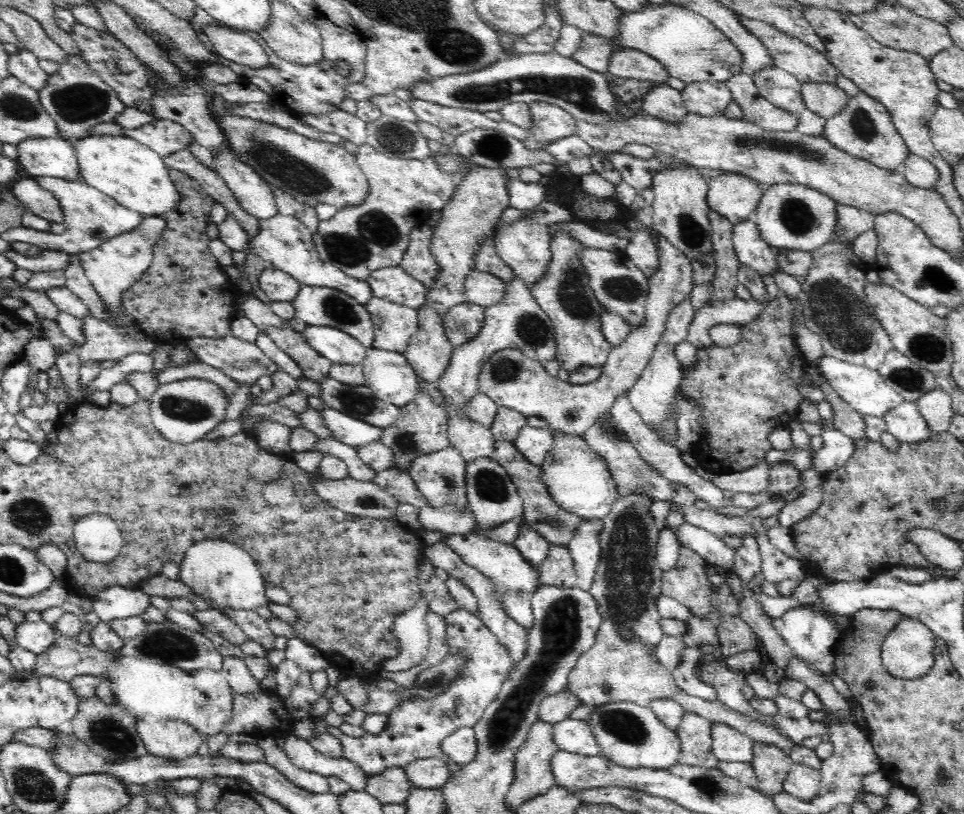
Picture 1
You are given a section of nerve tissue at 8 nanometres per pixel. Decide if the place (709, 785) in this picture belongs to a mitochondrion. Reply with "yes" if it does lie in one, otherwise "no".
yes

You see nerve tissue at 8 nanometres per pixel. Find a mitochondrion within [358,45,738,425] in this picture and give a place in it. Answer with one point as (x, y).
(579, 91)

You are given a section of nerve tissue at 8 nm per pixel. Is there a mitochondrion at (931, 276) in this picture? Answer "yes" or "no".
yes

